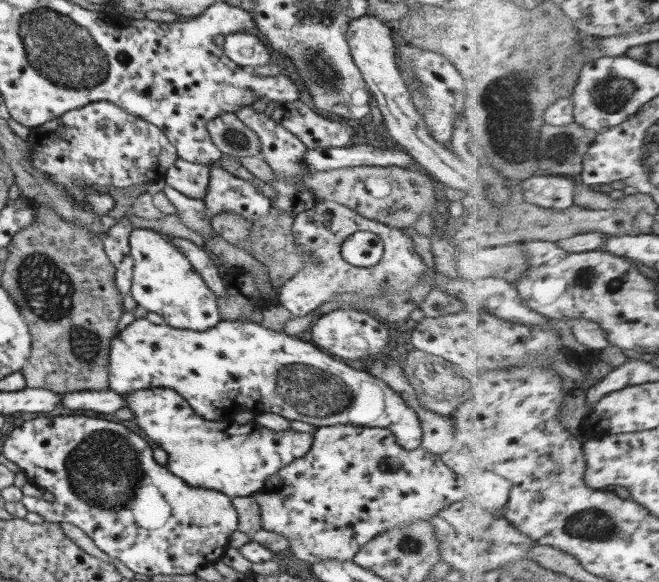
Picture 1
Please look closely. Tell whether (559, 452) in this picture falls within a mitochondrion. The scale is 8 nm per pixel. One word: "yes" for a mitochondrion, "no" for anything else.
no

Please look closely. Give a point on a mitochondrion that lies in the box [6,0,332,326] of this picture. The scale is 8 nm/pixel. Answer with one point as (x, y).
(57, 47)

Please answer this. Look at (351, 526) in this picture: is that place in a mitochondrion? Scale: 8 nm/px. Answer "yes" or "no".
no

